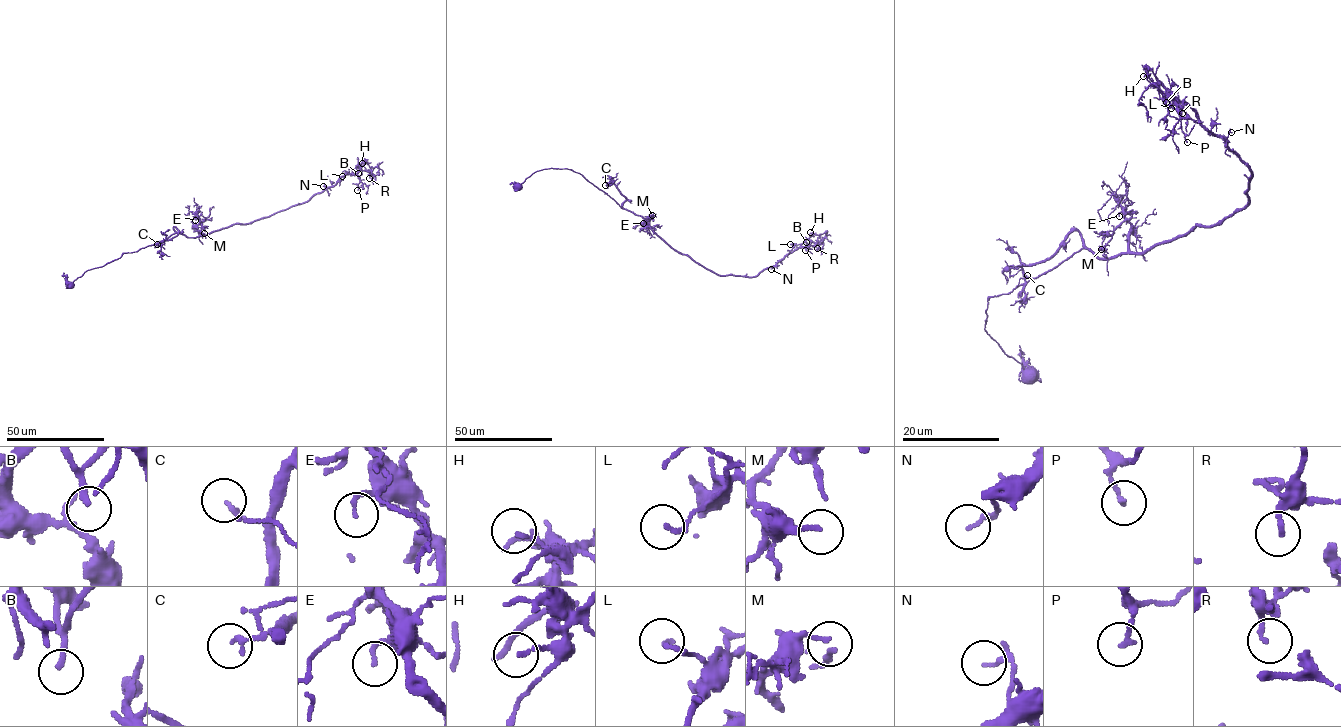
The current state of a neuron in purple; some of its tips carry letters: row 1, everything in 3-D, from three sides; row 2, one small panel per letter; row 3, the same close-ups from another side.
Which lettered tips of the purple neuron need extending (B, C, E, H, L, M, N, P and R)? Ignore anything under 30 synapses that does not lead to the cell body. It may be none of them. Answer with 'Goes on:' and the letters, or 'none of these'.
Goes on: B

